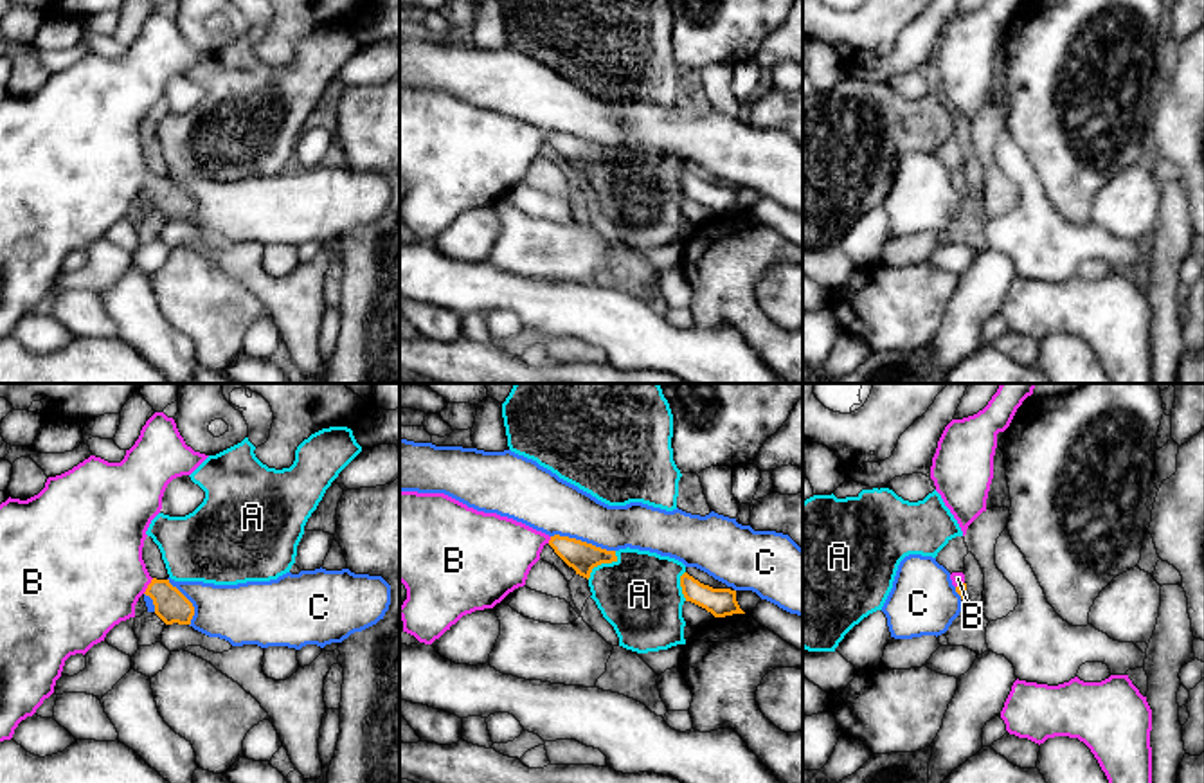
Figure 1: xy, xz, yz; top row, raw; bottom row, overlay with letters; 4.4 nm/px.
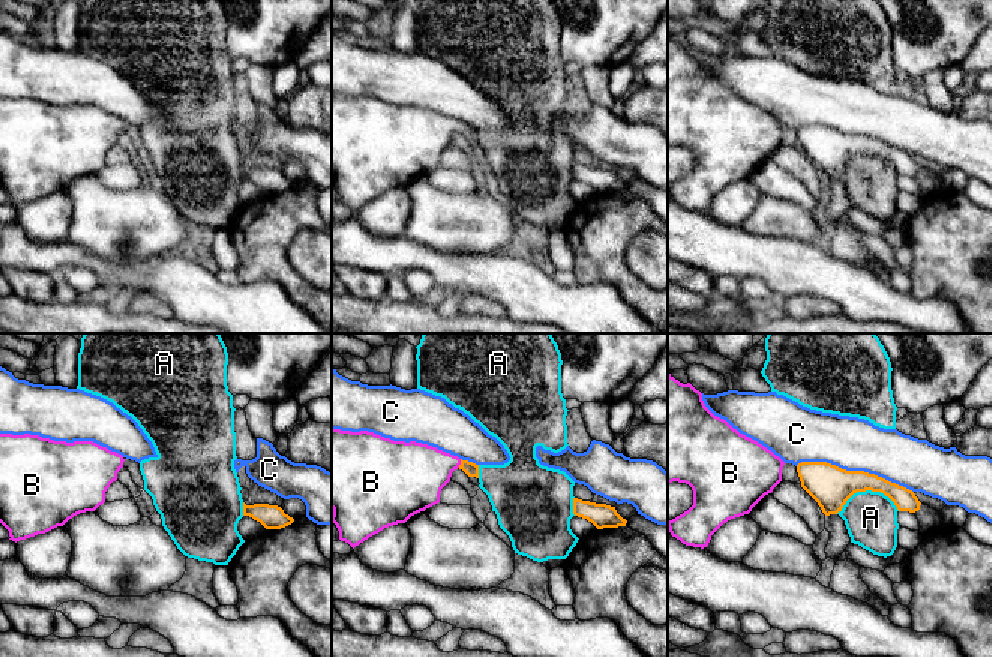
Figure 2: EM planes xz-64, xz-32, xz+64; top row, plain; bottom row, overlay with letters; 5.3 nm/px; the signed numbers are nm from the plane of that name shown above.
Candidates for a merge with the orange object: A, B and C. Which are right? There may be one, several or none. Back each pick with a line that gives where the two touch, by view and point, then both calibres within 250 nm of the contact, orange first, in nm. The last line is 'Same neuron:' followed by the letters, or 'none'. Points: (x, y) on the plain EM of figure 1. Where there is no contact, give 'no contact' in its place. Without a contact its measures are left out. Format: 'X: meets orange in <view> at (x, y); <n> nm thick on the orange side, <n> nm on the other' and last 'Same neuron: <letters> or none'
B: meets orange in xy at (148, 182); 150 nm thick on the orange side, 460 nm on the other
Same neuron: B

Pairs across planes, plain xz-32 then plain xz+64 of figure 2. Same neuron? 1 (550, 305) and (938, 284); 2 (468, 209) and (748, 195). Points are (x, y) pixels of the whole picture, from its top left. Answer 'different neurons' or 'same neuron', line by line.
1: different neurons
2: different neurons

